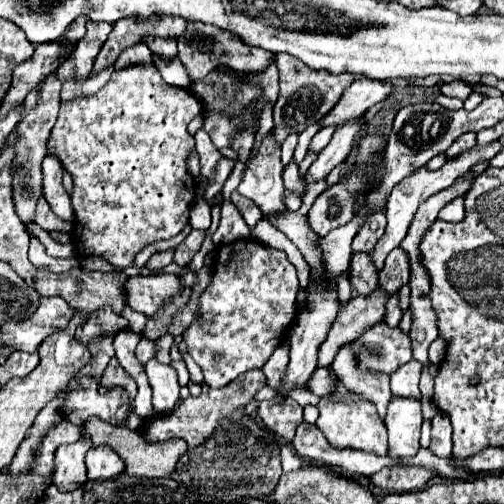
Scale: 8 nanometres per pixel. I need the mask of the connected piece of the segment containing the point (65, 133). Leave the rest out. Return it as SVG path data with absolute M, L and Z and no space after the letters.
M134 65L134 67L126 67L122 71L114 71L112 79L94 95L84 97L84 99L76 99L72 103L62 103L60 105L60 115L58 121L50 133L50 147L54 151L54 155L62 161L64 169L72 175L74 181L74 191L72 191L72 207L76 213L76 227L72 231L72 241L76 245L76 249L80 251L80 255L88 257L88 255L96 255L106 259L110 265L114 267L132 267L136 255L156 243L156 241L164 241L164 239L172 239L176 237L186 225L188 225L188 213L190 213L190 205L196 197L196 181L194 177L188 173L188 157L190 151L194 149L194 137L186 131L188 123L202 111L200 103L196 101L196 97L188 91L188 89L180 89L180 87L172 87L168 83L164 83L164 79L160 77L158 69L154 65Z

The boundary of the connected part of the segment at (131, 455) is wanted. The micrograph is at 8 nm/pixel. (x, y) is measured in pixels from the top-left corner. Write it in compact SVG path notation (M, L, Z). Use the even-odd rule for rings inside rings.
M98 417L82 425L82 437L90 437L92 445L108 445L110 449L114 449L120 455L120 459L126 463L126 475L134 477L168 477L174 471L178 457L186 451L186 441L182 439L148 443L142 441L138 431L130 431L126 425L106 425L106 421Z

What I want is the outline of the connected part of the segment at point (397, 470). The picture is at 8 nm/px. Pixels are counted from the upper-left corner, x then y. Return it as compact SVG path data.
M388 467L378 473L374 473L370 479L374 485L392 491L392 493L404 493L404 491L416 491L426 485L426 481L432 477L428 469L418 467Z

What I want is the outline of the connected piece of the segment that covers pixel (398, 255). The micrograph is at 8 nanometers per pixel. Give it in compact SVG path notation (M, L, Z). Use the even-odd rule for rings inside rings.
M402 247L392 249L392 253L386 257L386 263L380 271L378 283L386 287L388 293L398 291L402 285L406 285L410 279L410 261L408 253Z

